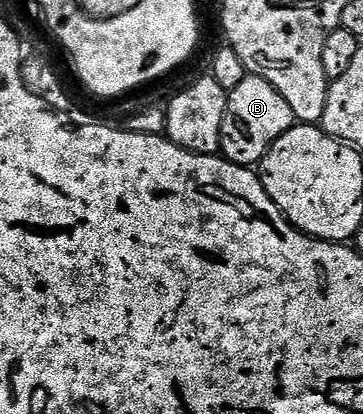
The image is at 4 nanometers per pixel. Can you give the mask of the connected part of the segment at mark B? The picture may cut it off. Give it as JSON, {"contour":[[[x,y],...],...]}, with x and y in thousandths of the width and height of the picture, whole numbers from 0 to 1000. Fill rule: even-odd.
{"contour":[[[683,179],[625,225],[603,367],[636,396],[661,396],[669,406],[711,401],[730,382],[741,353],[752,353],[752,343],[763,343],[763,333],[813,307],[815,297],[796,246],[774,237],[769,220],[741,198],[730,198],[730,188]]]}

